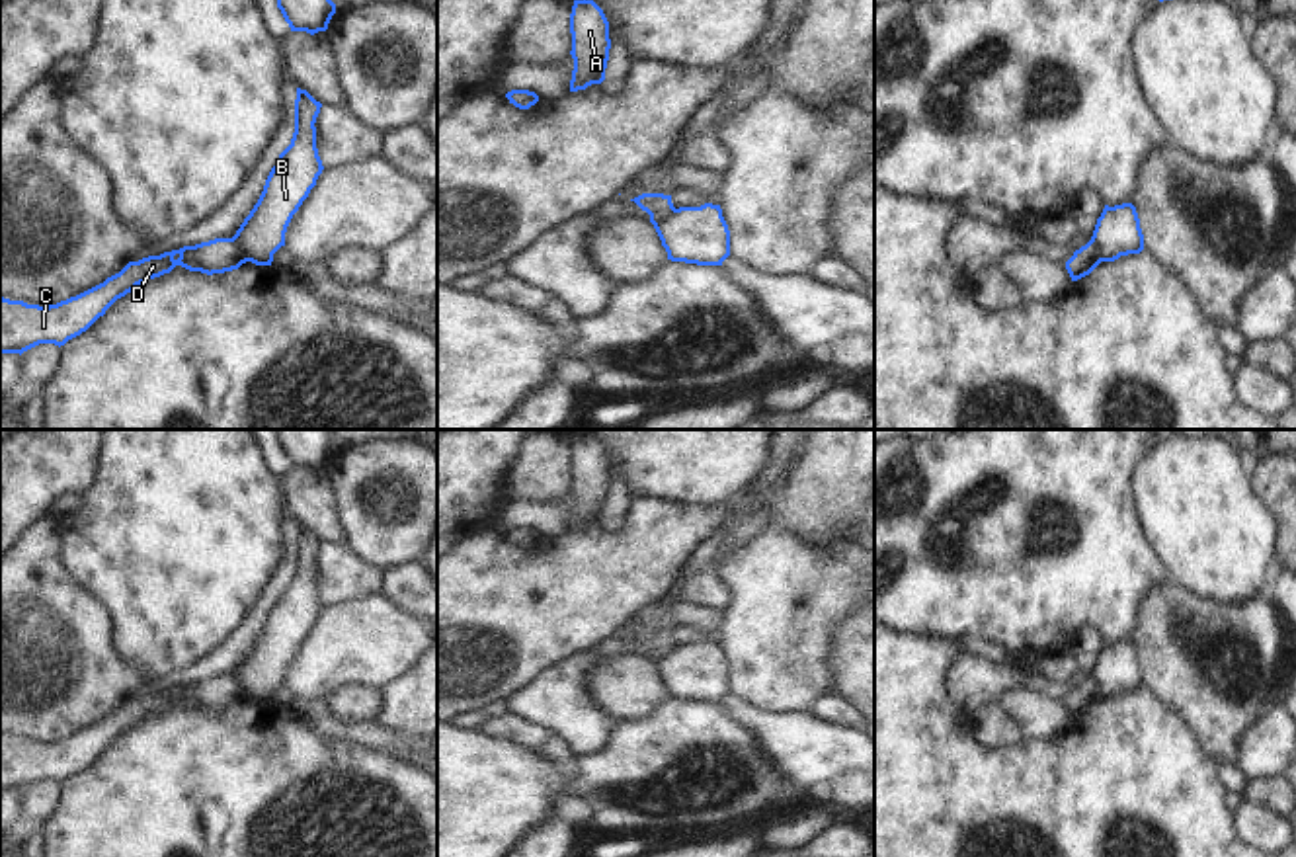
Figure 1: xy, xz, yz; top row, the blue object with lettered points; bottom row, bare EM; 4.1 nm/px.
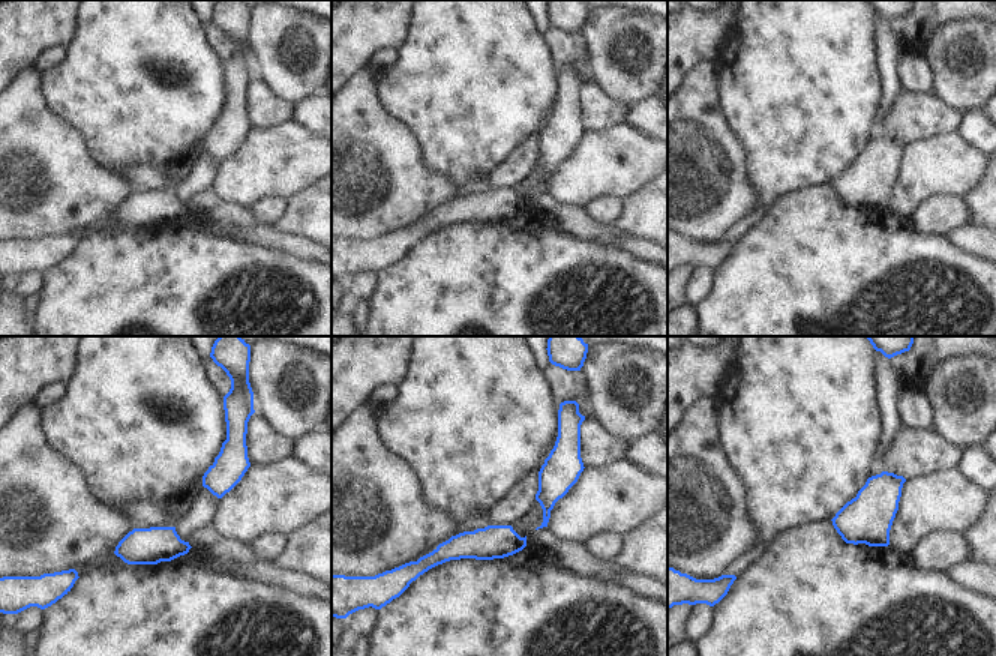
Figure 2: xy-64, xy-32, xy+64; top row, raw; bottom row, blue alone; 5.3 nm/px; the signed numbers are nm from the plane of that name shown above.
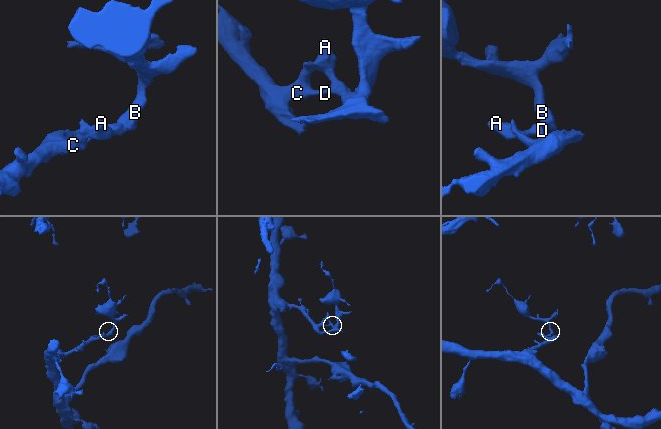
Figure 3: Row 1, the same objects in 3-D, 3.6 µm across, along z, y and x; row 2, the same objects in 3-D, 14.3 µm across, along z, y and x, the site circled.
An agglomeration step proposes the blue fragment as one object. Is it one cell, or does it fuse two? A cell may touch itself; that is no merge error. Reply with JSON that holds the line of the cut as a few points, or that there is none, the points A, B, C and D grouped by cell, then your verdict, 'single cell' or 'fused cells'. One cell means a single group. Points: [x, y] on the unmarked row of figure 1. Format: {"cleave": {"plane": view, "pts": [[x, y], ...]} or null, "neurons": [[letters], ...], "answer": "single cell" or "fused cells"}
{"cleave": {"plane": "xy", "pts": [[233, 674], [246, 697]]}, "neurons": [["A", "C", "D"], ["B"]], "answer": "fused cells"}

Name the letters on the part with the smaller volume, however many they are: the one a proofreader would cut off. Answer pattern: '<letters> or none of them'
B

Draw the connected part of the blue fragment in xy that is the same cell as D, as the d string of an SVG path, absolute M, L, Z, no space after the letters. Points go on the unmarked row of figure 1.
M215 675L129 699L103 720L57 742L39 744L0 734L0 791L21 793L39 781L61 785L86 769L117 736L176 703L213 713L238 707L242 701L246 695L234 675Z

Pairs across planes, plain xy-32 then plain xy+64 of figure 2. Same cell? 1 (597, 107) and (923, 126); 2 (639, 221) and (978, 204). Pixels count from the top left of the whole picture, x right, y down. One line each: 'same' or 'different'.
1: same
2: same

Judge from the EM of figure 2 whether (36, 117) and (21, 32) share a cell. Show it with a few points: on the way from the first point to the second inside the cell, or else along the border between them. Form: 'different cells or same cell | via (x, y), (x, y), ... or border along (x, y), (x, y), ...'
different cells | border along (33, 68), (26, 68), (15, 78)

